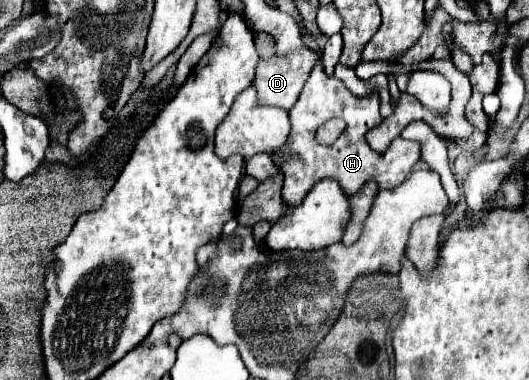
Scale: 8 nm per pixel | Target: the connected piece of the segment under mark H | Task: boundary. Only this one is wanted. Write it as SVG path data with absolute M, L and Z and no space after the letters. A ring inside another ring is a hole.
M321 61L313 65L313 71L309 79L305 81L305 87L289 111L293 131L283 145L283 151L291 157L285 161L279 161L279 167L283 171L283 201L289 207L297 207L305 195L311 191L311 187L321 179L337 179L347 195L355 195L365 183L377 181L379 189L395 187L407 179L411 167L419 161L419 143L407 141L397 137L383 153L375 153L369 143L365 141L365 133L379 125L383 117L379 115L379 97L371 95L365 99L357 99L343 87L343 83L337 77L327 77L323 71ZM333 117L343 117L347 121L345 133L333 143L333 145L319 145L315 141L315 131L319 125Z

